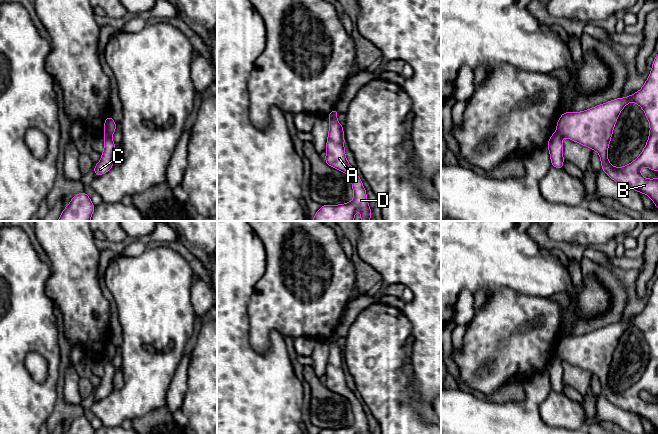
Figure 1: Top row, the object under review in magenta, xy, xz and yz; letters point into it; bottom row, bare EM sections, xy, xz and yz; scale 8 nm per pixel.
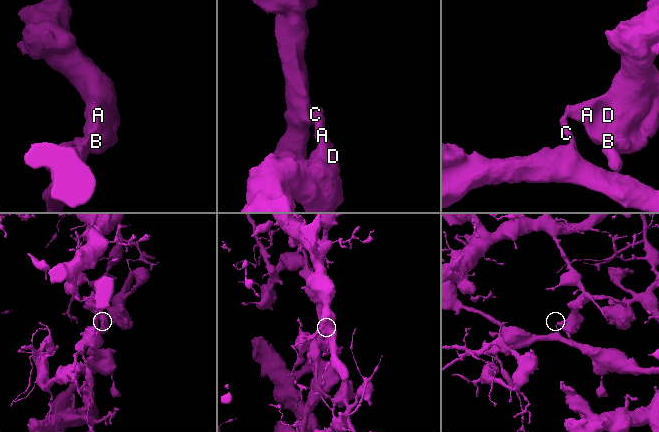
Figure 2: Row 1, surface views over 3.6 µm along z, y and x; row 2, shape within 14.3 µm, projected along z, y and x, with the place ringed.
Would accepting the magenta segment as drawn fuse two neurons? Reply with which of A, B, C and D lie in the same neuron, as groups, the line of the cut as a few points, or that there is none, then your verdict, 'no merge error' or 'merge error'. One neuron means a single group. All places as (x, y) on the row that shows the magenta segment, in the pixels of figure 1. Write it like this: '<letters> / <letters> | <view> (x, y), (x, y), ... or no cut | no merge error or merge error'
A B D / C | xy (104, 133), (111, 134) | merge error

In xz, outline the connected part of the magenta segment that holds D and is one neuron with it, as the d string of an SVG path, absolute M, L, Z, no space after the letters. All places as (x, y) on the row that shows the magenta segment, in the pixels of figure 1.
M329 117L329 133L325 149L327 155L324 161L332 168L348 175L352 183L354 199L340 205L322 205L312 221L354 221L354 214L357 210L361 213L361 221L369 221L372 217L361 178L347 162L344 142L343 126L336 117Z

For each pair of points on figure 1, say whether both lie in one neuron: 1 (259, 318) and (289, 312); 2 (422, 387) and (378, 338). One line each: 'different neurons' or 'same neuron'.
1: same neuron
2: different neurons

